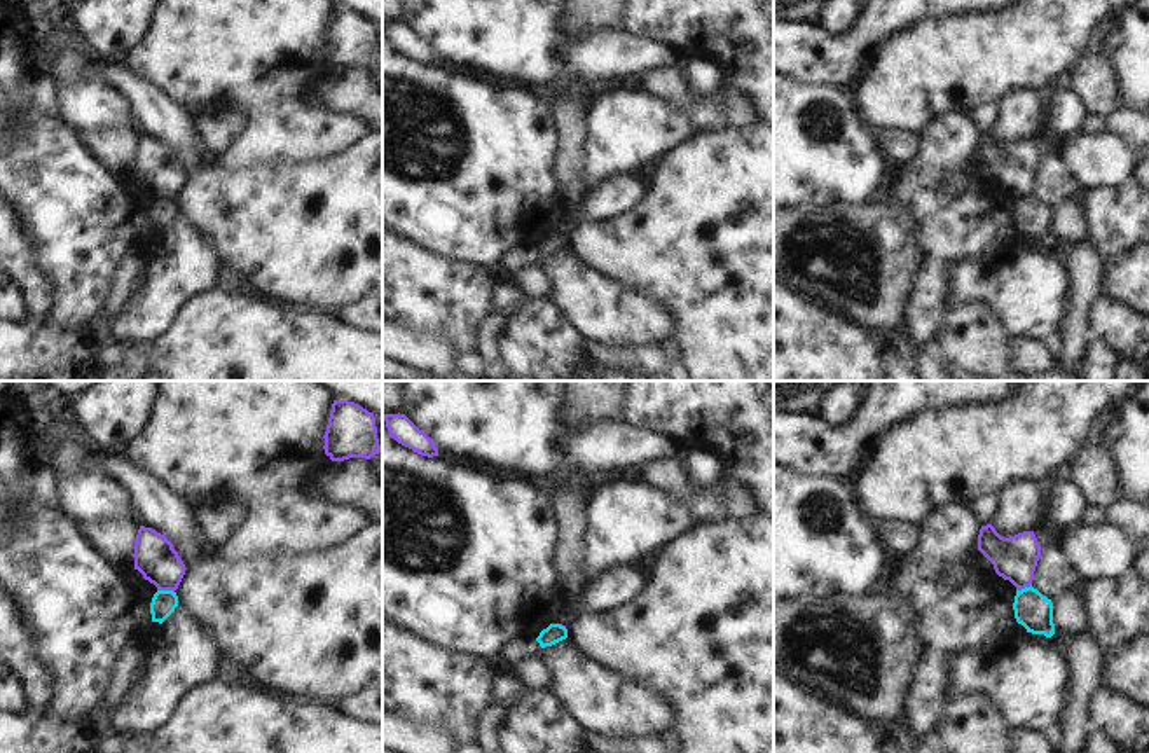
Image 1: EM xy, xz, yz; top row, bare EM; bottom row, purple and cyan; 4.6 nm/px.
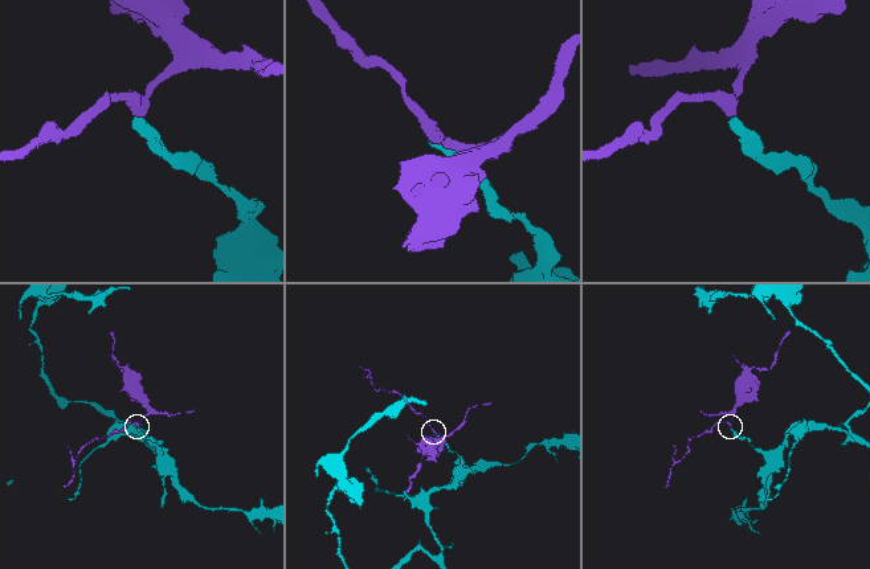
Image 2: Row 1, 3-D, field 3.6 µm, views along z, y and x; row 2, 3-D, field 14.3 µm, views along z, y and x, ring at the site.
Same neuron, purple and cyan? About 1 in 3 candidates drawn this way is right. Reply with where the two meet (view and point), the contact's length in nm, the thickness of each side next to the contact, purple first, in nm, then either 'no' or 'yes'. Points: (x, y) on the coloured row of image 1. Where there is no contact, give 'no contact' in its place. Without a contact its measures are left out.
xy (166, 589) | 80 nm | 190/110 nm | no

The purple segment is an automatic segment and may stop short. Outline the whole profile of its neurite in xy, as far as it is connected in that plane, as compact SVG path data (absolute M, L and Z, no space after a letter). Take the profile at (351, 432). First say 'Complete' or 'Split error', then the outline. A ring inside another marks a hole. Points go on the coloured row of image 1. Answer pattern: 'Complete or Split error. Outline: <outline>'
Complete. Outline: M334 400L325 439L325 454L332 461L370 459L381 452L374 412L347 400Z

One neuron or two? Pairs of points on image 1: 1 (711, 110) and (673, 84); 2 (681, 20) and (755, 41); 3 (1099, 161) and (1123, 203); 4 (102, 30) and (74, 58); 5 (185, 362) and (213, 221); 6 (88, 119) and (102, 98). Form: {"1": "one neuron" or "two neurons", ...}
{"1": "one neuron", "2": "one neuron", "3": "two neurons", "4": "two neurons", "5": "two neurons", "6": "one neuron"}

